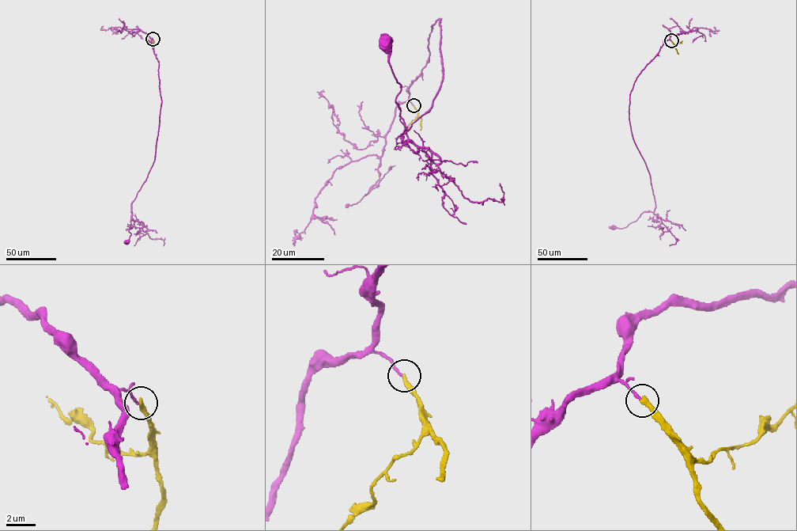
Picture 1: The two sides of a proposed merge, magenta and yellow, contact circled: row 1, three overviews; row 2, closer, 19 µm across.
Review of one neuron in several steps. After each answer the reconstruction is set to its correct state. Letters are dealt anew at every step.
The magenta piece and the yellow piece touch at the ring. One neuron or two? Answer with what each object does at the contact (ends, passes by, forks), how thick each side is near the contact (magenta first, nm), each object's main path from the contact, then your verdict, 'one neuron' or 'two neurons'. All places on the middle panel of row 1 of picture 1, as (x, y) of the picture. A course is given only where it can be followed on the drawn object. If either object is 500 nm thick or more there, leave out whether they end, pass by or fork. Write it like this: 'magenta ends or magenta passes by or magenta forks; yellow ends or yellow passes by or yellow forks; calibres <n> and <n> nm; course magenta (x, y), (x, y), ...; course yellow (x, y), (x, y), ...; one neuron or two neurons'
magenta ends; yellow ends; calibres 170 and 340 nm; course magenta (413, 105), (409, 88), (440, 20), (443, 77), (406, 144), (387, 43); course yellow (413, 105), (417, 116), (398, 138); two neurons

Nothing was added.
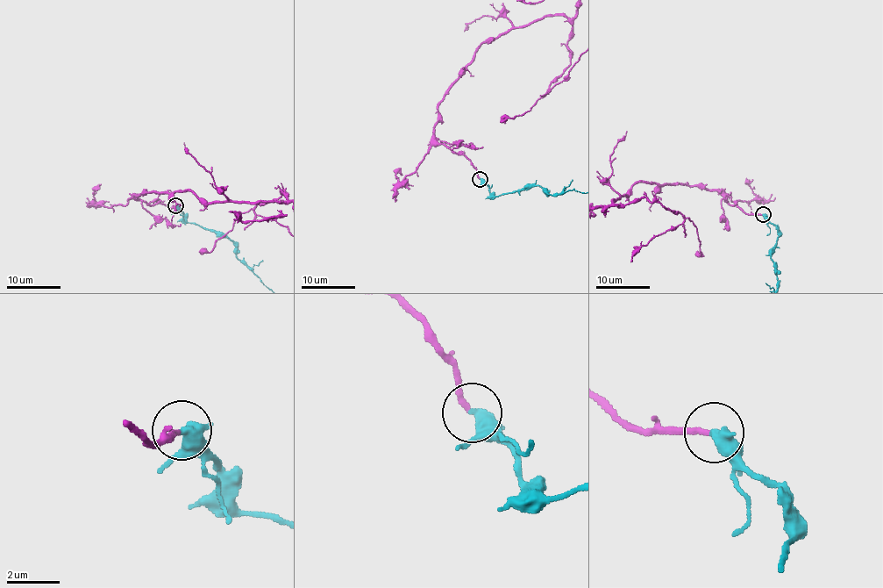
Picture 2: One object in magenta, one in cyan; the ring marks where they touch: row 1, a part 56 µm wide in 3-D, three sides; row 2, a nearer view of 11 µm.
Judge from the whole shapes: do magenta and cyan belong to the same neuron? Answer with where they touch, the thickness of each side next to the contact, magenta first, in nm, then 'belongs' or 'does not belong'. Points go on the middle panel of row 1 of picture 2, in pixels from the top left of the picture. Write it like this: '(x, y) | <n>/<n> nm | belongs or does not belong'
(480, 179) | 190/400 nm | belongs

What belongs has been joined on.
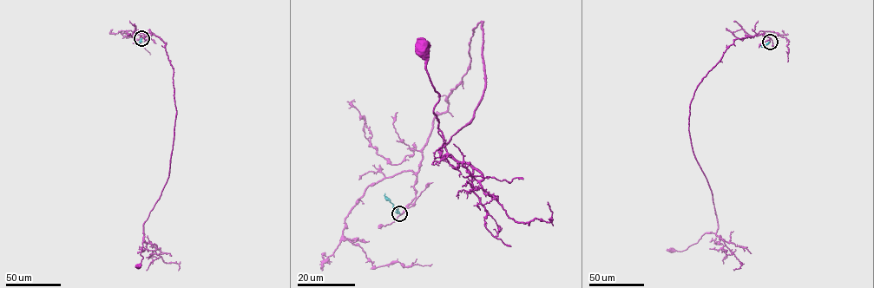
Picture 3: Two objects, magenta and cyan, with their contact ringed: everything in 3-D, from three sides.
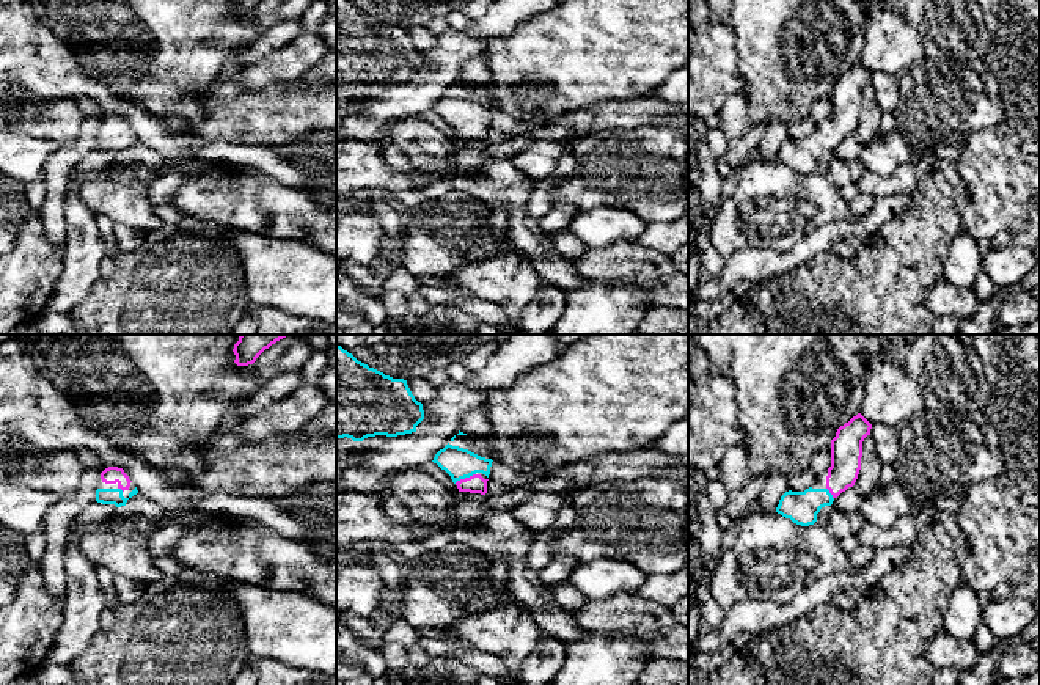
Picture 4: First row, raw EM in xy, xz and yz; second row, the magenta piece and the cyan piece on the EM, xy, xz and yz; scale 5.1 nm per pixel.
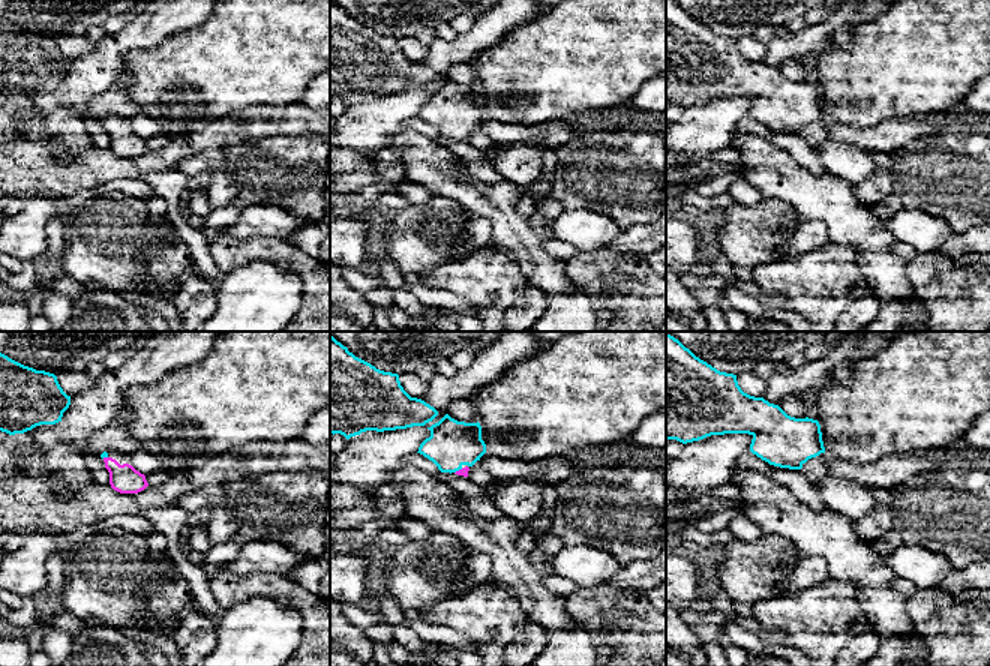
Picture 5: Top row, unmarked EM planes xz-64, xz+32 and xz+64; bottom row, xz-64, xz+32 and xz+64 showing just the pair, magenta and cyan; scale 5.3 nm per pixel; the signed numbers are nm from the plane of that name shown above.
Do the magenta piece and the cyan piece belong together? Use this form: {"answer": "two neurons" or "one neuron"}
{"answer": "one neuron"}

